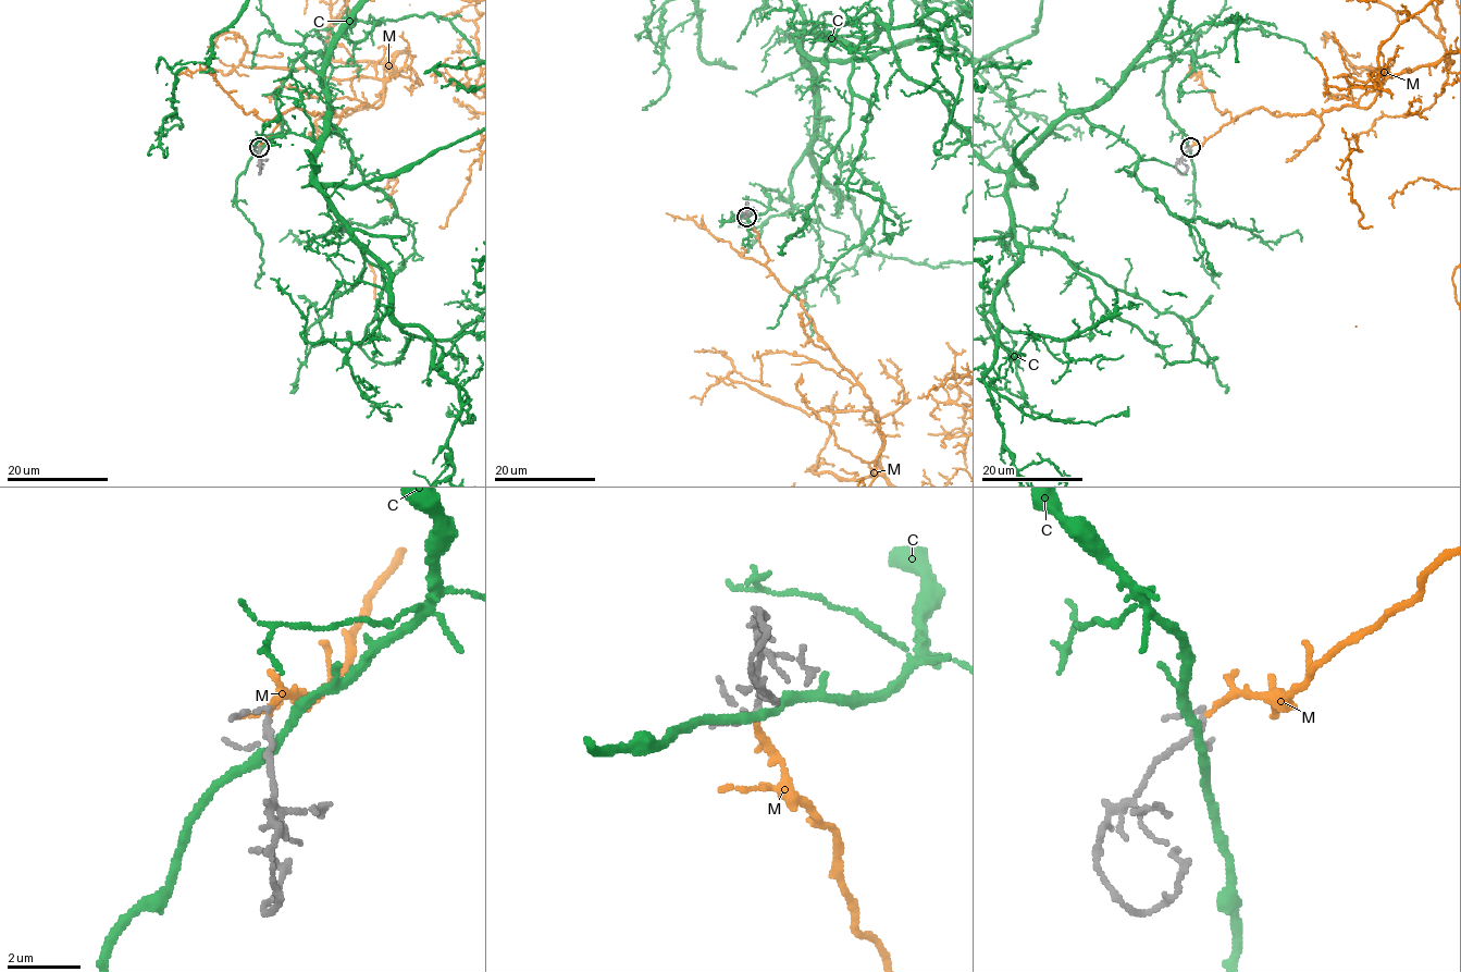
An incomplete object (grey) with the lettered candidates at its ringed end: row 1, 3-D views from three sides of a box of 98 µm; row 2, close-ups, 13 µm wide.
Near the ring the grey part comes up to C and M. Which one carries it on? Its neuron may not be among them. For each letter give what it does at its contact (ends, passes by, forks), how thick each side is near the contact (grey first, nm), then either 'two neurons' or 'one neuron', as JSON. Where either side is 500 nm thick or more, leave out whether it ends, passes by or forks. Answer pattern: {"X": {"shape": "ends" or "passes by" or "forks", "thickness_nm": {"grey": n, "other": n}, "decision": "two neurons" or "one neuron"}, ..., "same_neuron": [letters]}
{"C": {"shape": "passes by", "thickness_nm": {"grey": 130, "other": 240}, "decision": "two neurons"}, "M": {"shape": "passes by", "thickness_nm": {"grey": 120, "other": 120}, "decision": "one neuron"}, "same_neuron": ["M"]}

